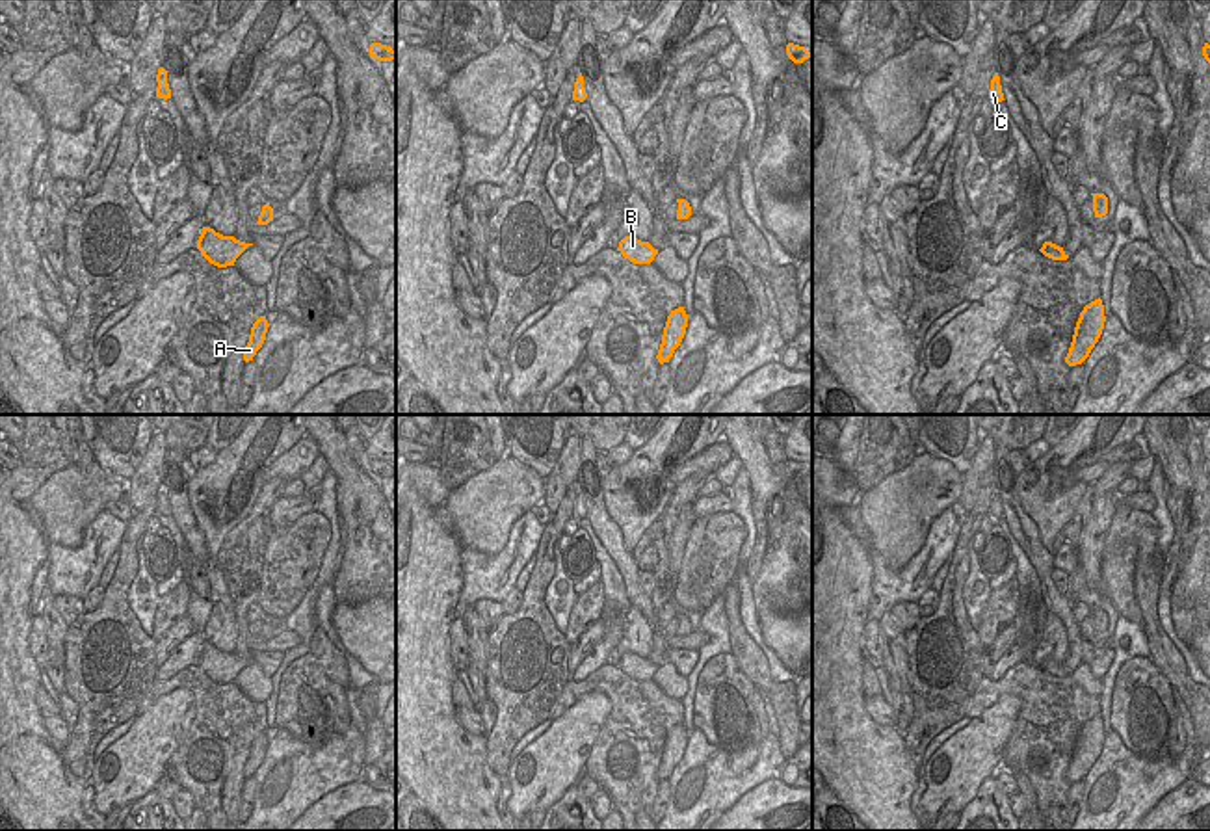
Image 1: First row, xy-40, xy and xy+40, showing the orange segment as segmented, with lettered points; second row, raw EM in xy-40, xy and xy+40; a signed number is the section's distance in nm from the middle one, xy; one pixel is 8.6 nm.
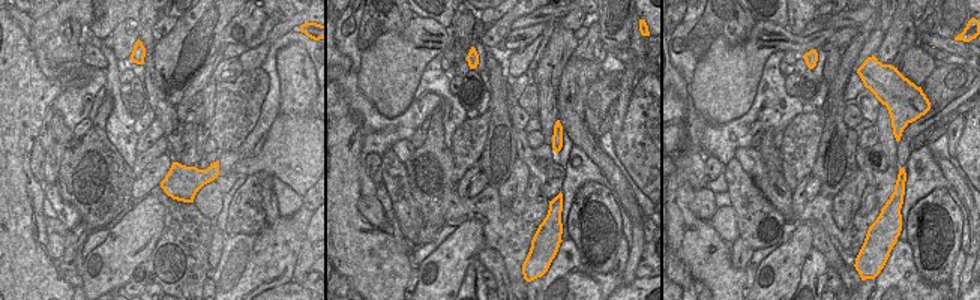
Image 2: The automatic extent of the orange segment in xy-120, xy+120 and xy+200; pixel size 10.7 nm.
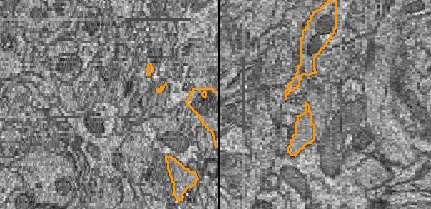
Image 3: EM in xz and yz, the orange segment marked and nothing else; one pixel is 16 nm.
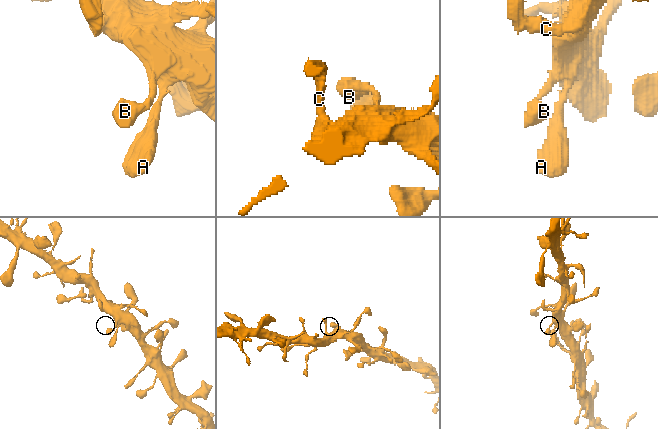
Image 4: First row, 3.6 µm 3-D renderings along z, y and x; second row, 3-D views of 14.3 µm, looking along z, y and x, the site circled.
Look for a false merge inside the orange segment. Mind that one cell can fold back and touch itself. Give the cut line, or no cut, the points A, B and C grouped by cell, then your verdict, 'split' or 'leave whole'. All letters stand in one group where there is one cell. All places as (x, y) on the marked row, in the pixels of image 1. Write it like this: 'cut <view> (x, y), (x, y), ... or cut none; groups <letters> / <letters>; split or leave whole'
cut none; groups A B C; leave whole

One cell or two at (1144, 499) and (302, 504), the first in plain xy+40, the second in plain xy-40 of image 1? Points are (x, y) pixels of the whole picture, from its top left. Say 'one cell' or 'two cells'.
one cell

